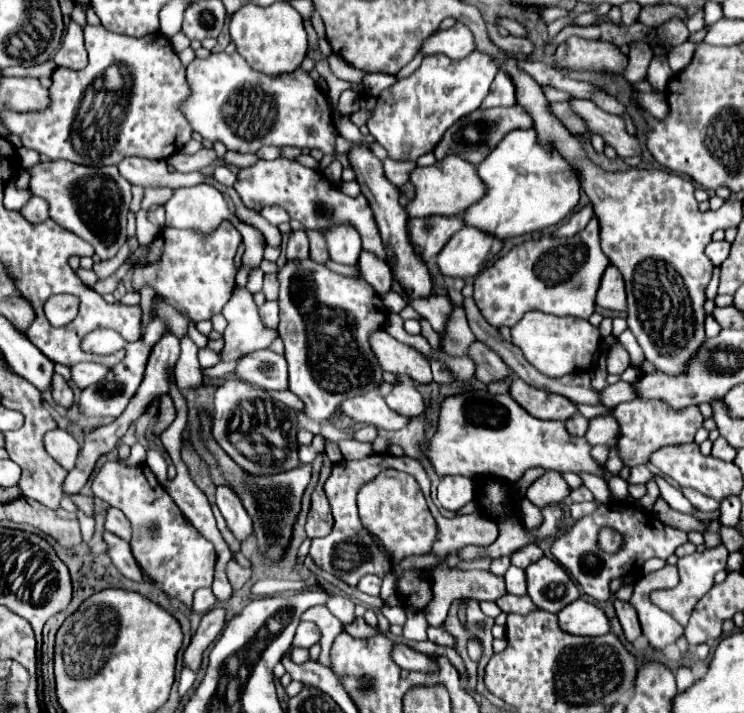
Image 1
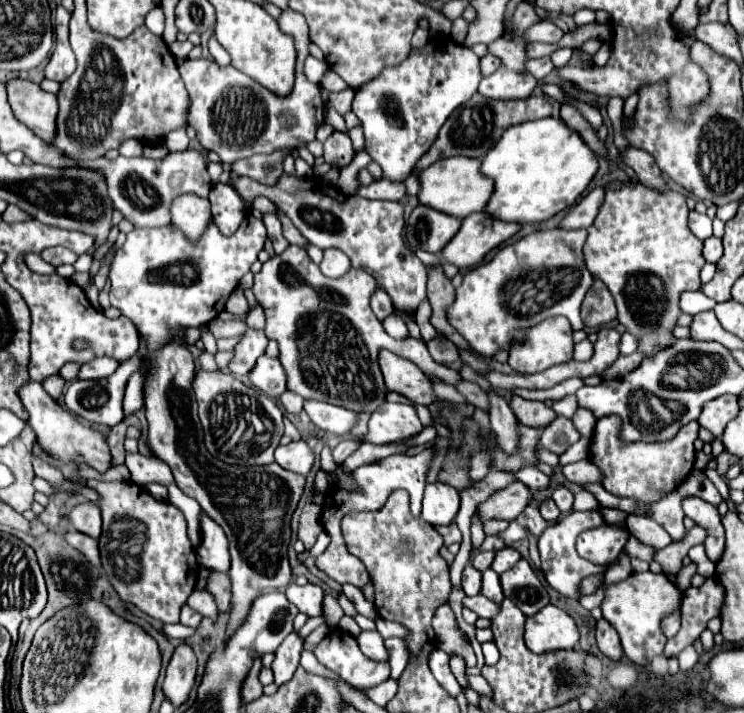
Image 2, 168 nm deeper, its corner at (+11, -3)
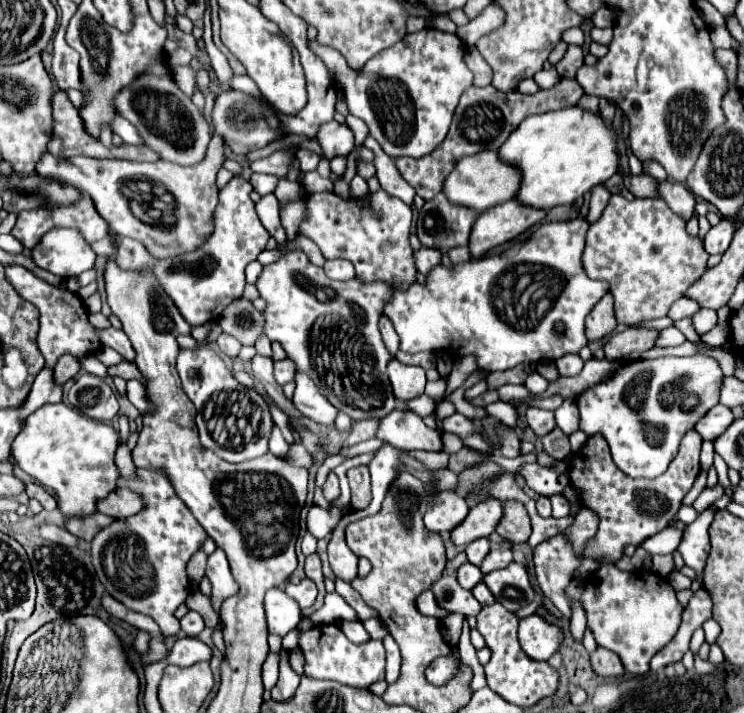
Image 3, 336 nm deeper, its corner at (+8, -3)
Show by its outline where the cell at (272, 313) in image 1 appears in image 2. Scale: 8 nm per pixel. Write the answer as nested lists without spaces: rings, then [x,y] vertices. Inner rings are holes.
[[[247,329],[241,343],[235,347],[235,357],[229,363],[229,369],[237,375],[243,377],[251,371],[253,363],[257,363],[257,359],[265,353],[267,347],[267,337],[263,331],[255,331],[255,329]]]

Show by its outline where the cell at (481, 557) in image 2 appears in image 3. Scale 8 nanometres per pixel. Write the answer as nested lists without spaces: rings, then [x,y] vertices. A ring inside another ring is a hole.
[[[476,539],[476,541],[472,541],[470,545],[466,545],[466,555],[468,555],[468,561],[470,563],[474,563],[474,565],[480,565],[484,559],[486,559],[486,555],[490,553],[490,541],[488,539]]]

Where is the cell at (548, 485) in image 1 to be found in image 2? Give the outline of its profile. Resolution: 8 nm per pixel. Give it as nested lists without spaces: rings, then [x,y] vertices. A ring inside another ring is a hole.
[[[519,481],[507,485],[505,489],[495,491],[487,501],[477,505],[477,513],[481,523],[489,521],[489,519],[505,519],[505,521],[513,521],[523,509],[525,505],[531,501],[531,495],[527,491],[527,487]]]

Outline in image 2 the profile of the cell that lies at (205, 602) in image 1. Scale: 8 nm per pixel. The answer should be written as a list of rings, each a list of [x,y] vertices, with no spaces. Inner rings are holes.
[[[183,607],[181,609],[181,625],[187,625],[187,627],[199,627],[203,615],[199,615],[197,611],[193,611],[191,607]]]

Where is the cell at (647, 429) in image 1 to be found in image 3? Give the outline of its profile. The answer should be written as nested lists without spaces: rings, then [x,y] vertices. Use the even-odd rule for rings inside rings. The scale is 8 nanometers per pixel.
[[[692,429],[682,437],[680,451],[666,469],[666,473],[648,479],[630,477],[612,463],[612,455],[608,455],[608,443],[602,435],[592,435],[586,445],[572,455],[572,463],[568,465],[570,483],[580,491],[584,505],[594,509],[600,517],[598,533],[586,541],[582,555],[598,561],[598,565],[614,565],[622,555],[626,545],[640,545],[646,537],[664,529],[672,517],[680,509],[682,497],[690,491],[696,475],[700,473],[700,445],[702,437]]]

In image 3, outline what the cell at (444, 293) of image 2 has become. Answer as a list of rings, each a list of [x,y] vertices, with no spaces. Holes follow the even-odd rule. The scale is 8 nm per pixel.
[[[422,247],[420,251],[416,251],[416,269],[422,275],[428,275],[440,263],[442,263],[442,253],[440,251],[426,249],[426,247]]]

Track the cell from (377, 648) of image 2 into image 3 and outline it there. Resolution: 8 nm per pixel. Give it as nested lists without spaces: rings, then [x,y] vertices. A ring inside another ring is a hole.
[[[342,621],[342,623],[340,623],[340,629],[342,629],[344,635],[346,635],[352,643],[356,643],[356,645],[362,645],[362,643],[368,643],[368,641],[370,641],[370,635],[368,635],[368,631],[364,629],[364,625],[362,625],[360,621],[354,621],[354,623]]]

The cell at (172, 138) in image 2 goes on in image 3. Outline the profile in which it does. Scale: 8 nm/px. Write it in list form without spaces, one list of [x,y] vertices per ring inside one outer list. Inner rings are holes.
[[[186,65],[186,67],[174,67],[174,71],[176,71],[176,83],[178,83],[178,87],[188,95],[188,97],[192,97],[194,95],[194,79],[192,79],[192,67],[190,65]]]

